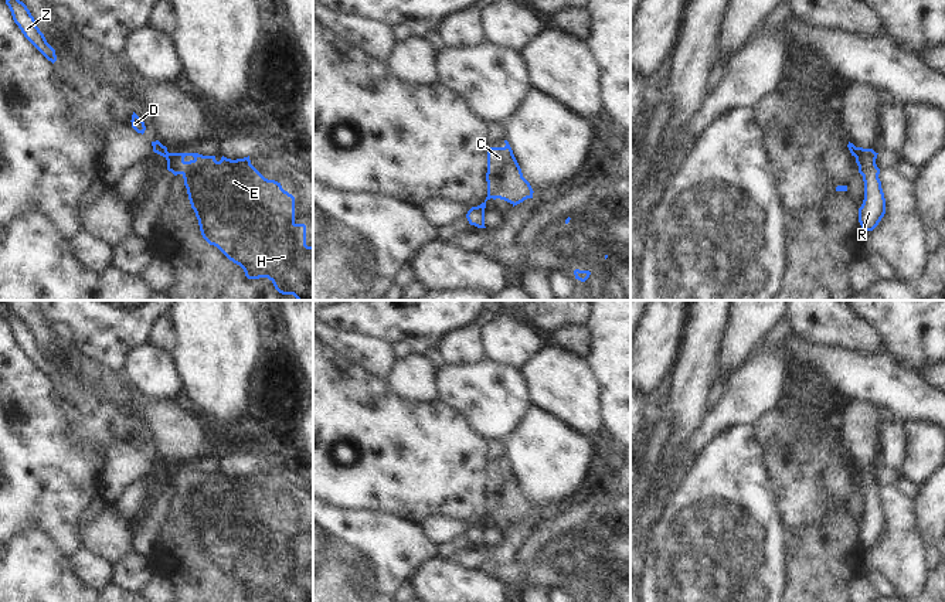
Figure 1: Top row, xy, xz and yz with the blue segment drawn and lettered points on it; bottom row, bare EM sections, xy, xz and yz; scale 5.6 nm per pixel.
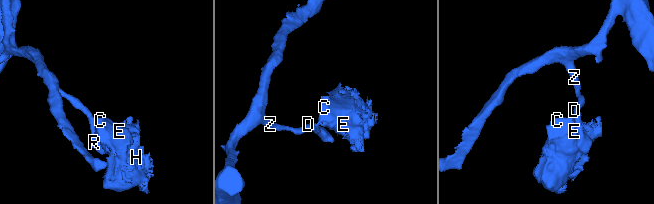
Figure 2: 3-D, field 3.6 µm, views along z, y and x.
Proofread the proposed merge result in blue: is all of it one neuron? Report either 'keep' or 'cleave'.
cleave

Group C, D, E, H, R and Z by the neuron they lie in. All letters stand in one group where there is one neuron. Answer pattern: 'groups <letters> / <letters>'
groups C E H / D R Z

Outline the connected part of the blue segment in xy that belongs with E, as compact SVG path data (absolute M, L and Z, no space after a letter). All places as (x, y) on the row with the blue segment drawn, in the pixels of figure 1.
M166 149L167 170L174 176L181 174L184 178L184 186L187 188L188 200L191 208L198 220L200 231L203 238L210 244L217 246L230 261L239 265L248 279L268 278L275 289L282 295L293 295L298 300L313 300L313 246L306 245L306 225L295 222L295 197L285 191L281 183L275 180L265 178L252 164L248 157L231 160L221 157L220 161L215 156L203 156L198 153L169 153Z

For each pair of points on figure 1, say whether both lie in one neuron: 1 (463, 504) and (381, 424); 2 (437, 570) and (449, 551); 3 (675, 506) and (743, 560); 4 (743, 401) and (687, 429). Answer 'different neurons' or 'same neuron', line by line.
1: same neuron
2: different neurons
3: same neuron
4: different neurons

